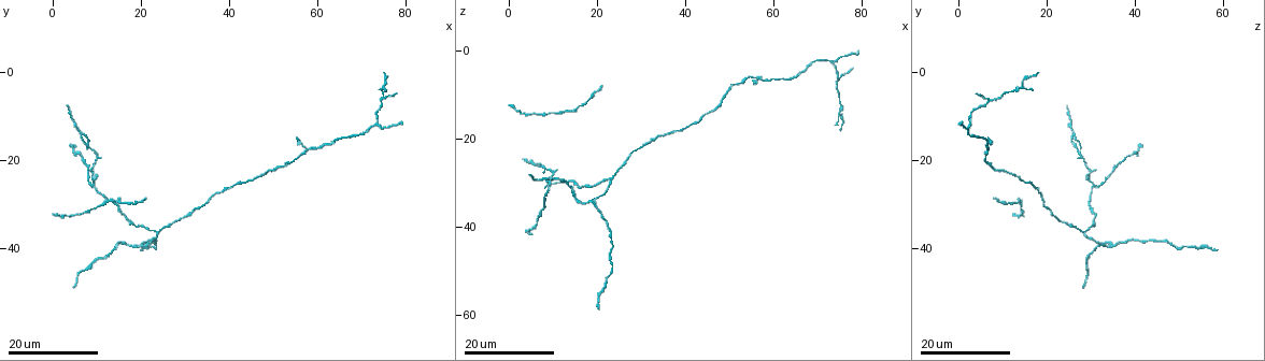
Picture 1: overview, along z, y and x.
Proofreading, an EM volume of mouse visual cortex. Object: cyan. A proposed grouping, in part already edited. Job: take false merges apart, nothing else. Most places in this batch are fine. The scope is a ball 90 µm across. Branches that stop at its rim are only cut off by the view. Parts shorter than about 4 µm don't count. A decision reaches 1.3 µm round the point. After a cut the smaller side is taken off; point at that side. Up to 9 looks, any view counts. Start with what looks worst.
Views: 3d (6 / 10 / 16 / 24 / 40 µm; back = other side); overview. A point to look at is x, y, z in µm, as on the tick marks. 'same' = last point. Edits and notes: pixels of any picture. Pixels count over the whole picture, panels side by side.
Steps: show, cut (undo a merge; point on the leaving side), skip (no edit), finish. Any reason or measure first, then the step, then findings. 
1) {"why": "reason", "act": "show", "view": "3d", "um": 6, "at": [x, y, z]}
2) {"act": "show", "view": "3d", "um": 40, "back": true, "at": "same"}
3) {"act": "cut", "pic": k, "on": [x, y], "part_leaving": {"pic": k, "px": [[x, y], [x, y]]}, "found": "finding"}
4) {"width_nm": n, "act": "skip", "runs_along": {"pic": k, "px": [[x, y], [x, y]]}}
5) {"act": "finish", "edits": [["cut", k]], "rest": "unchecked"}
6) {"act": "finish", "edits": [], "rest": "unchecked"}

{"why": "arms part here", "act": "show", "view": "3d", "um": 24, "at": [74.5, 6.5, 7.5]}

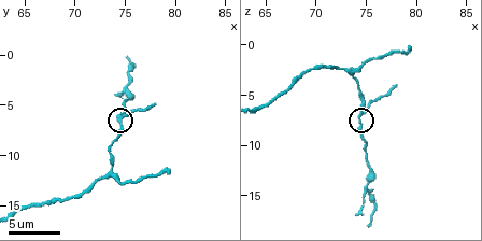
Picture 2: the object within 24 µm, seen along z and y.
{"act": "show", "view": "3d", "um": 6, "at": [74.6, 6.6, 7.0]}

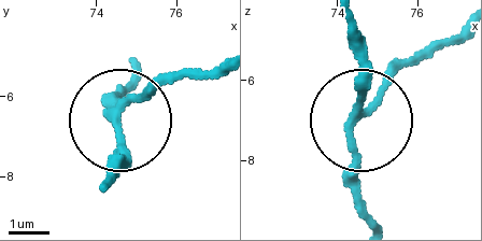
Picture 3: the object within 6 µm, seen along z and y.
{"width_nm": 160, "act": "skip", "runs_along": {"pic": 3, "px": [[346, 24], [360, 110], [425, 47]]}, "found": "one cell here"}

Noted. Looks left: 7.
{"why": "a fork", "act": "show", "view": "3d", "um": 16, "at": [8.5, 25.5, 31.5]}

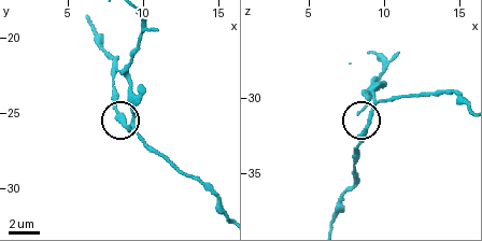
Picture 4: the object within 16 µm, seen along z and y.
{"act": "show", "view": "3d", "um": 10, "at": [9.2, 25.8, 31.0]}

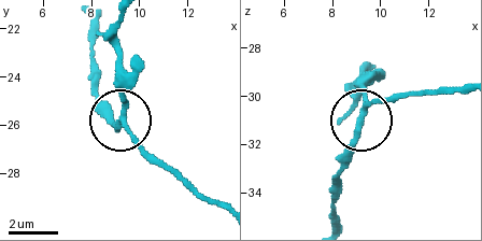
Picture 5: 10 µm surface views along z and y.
{"arms": 3, "act": "skip", "found": "all the same cell"}

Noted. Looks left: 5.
{"why": "arms part here", "act": "show", "view": "3d", "um": 16, "at": [18.5, 40.0, 34.5]}

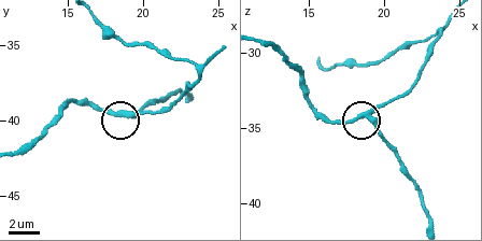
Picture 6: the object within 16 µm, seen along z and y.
{"act": "show", "view": "3d", "um": 10, "at": [19.2, 39.8, 34.6]}

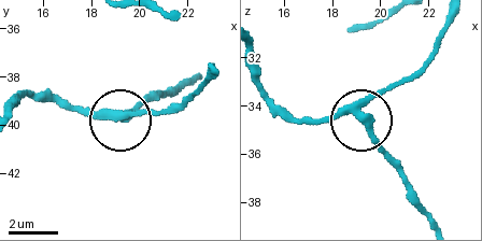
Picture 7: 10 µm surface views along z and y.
{"side_arm_um": 23, "arms": 3, "act": "skip", "found": "all the same cell"}

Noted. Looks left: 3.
{"why": "two arms in line, one across", "act": "show", "view": "3d", "um": 24, "at": [24.0, 36.5, 28.5]}

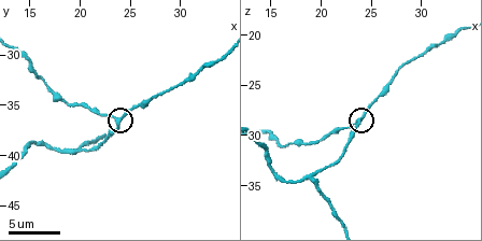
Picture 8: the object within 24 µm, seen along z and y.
{"why": "zoom in", "act": "show", "view": "3d", "um": 10, "at": [23.8, 36.8, 28.6]}

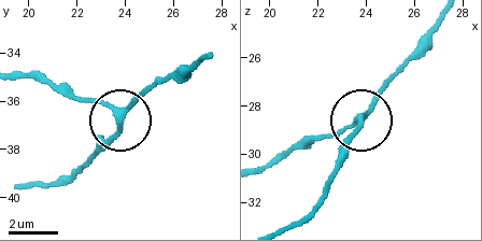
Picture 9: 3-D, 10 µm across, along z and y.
{"arms": 3, "act": "skip", "runs_along": {"pic": 9, "px": [[443, 17], [392, 79], [339, 162]]}, "found": "all the same cell"}

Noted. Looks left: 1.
{"act": "finish", "edits": [], "rest": "unchecked"}

